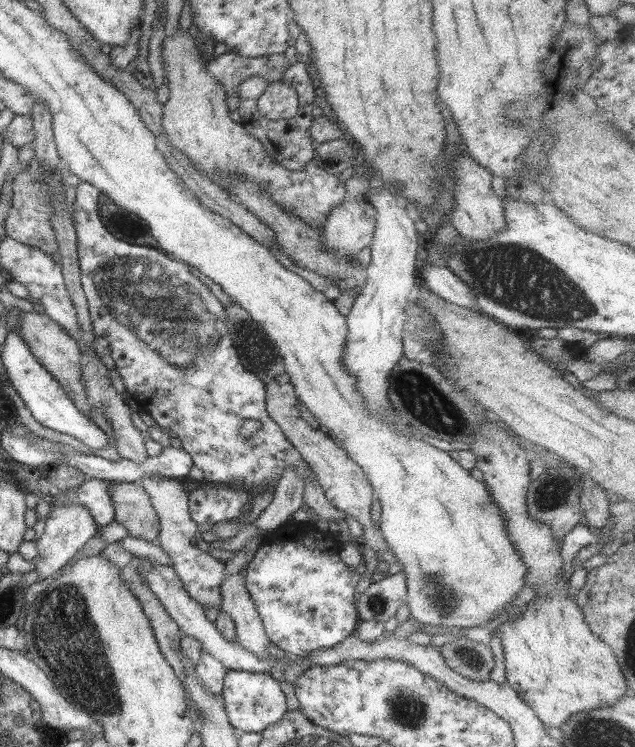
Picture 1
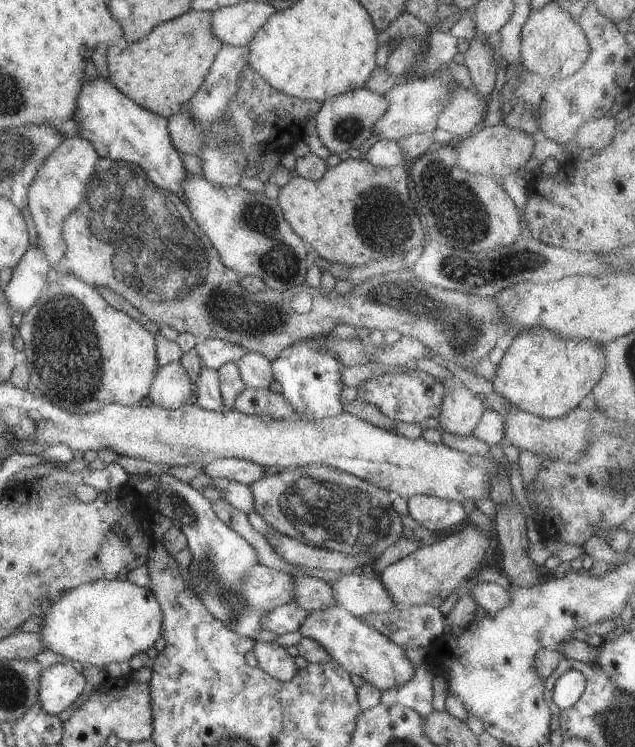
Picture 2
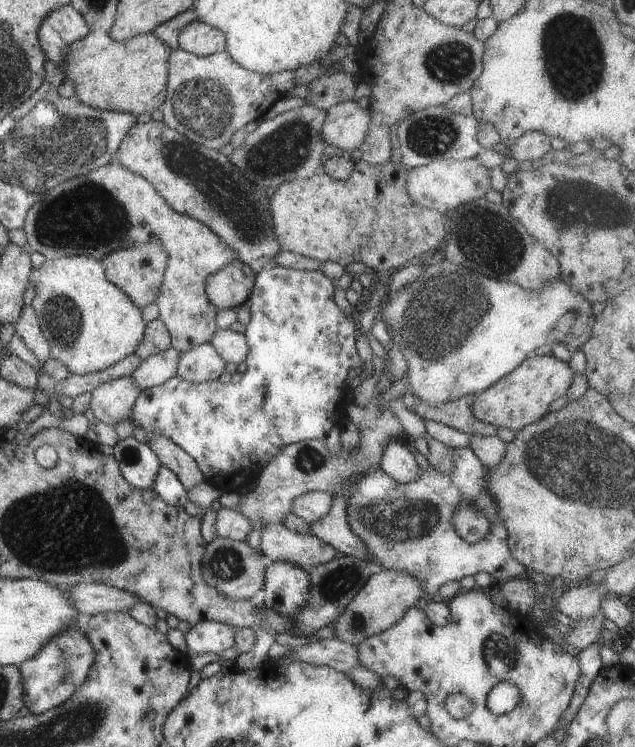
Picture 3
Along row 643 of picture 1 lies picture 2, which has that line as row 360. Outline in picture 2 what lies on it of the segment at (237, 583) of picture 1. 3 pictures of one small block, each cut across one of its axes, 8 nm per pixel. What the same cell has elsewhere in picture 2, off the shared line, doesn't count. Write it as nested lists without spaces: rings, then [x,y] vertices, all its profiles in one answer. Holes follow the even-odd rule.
[[[248,351],[238,360],[239,372],[246,387],[268,389],[274,380],[271,372],[271,361],[261,353]]]

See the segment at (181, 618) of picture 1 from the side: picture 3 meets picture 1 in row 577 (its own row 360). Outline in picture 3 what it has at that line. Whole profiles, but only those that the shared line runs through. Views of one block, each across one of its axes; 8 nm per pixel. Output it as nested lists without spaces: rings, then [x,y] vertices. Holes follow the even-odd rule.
[[[172,347],[167,348],[164,352],[143,360],[142,364],[132,372],[131,378],[140,389],[158,386],[176,375],[179,360],[180,353]]]

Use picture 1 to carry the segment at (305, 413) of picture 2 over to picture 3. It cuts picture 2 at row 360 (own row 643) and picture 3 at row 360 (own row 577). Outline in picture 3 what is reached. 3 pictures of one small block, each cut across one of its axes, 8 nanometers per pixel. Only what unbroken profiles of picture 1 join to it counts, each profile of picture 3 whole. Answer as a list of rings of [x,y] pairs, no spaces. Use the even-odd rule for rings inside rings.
[[[274,264],[264,267],[259,273],[255,273],[254,288],[250,293],[246,305],[251,316],[250,322],[246,325],[245,330],[249,351],[246,359],[247,369],[246,372],[243,373],[242,379],[236,382],[236,384],[232,384],[231,381],[228,382],[228,384],[222,384],[218,379],[193,383],[180,378],[178,375],[174,375],[158,386],[142,389],[131,412],[132,421],[134,421],[136,426],[143,428],[148,434],[152,434],[154,430],[158,432],[158,434],[164,434],[164,436],[170,438],[174,444],[178,444],[184,452],[188,452],[188,454],[196,460],[196,464],[205,476],[205,481],[215,485],[221,493],[229,490],[238,492],[240,486],[245,482],[256,480],[265,464],[268,464],[268,462],[276,456],[276,453],[280,452],[281,448],[287,444],[300,442],[302,439],[320,439],[324,441],[324,444],[326,444],[334,454],[340,452],[340,450],[342,450],[340,434],[342,434],[344,422],[348,419],[348,411],[346,406],[343,405],[342,397],[345,396],[346,391],[349,391],[347,384],[351,375],[358,372],[364,363],[360,360],[358,353],[356,353],[357,316],[348,316],[343,310],[340,310],[336,302],[334,302],[334,289],[335,282],[319,270],[308,271],[282,268],[282,266],[276,266]]]

